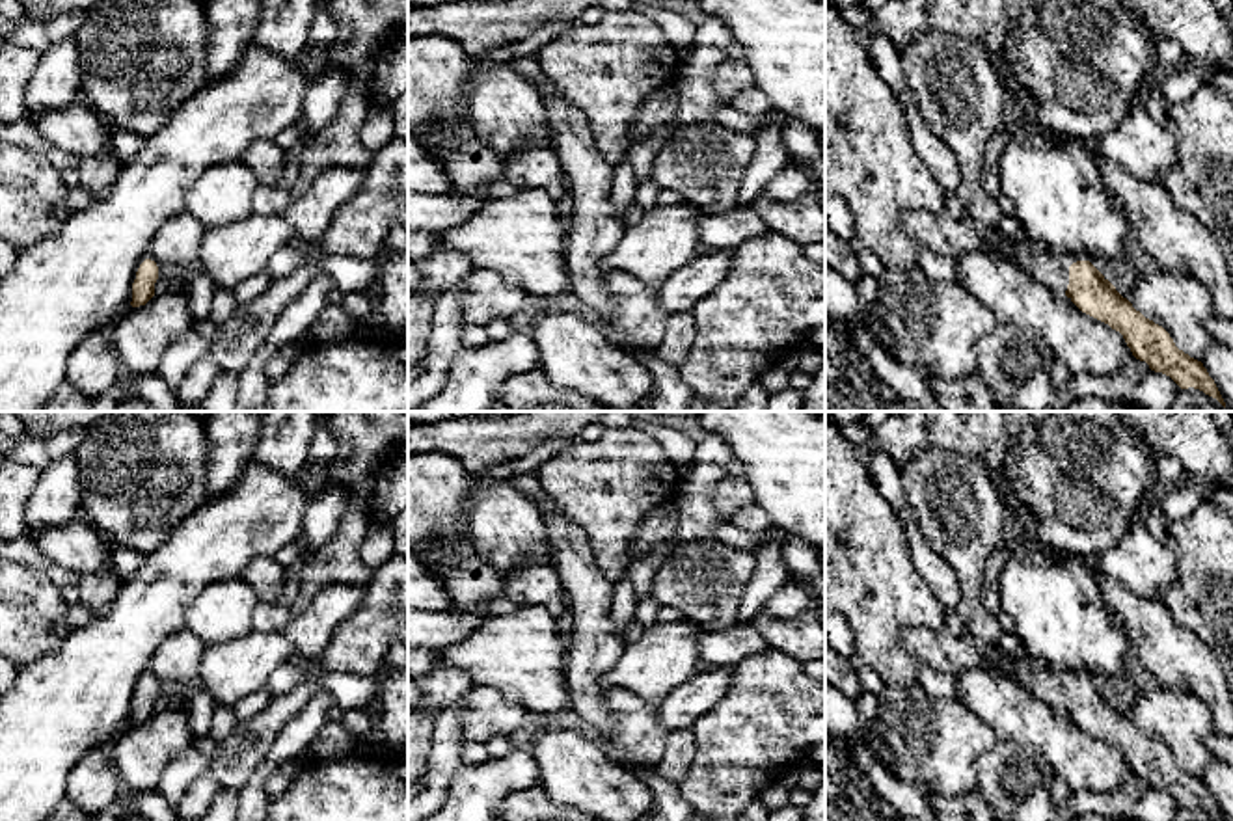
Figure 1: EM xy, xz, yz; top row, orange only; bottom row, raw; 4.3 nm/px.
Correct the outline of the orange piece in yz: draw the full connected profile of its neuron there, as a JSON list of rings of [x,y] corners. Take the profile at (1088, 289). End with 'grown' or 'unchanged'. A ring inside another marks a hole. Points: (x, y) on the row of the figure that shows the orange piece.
[[[967,212],[961,222],[978,231],[993,257],[1013,262],[1056,296],[1065,294],[1082,313],[1119,331],[1132,356],[1151,370],[1170,376],[1181,389],[1199,389],[1226,408],[1203,363],[1179,350],[1170,333],[1136,311],[1090,261],[1069,266],[1054,253],[1030,251],[1026,244],[976,223]]]; grown

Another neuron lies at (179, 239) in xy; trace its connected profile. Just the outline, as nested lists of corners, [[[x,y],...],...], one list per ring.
[[[184,209],[155,233],[147,259],[155,262],[196,264],[205,227]]]

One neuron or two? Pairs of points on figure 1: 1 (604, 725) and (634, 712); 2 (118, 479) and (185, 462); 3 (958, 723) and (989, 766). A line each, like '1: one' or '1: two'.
1: two
2: one
3: two

